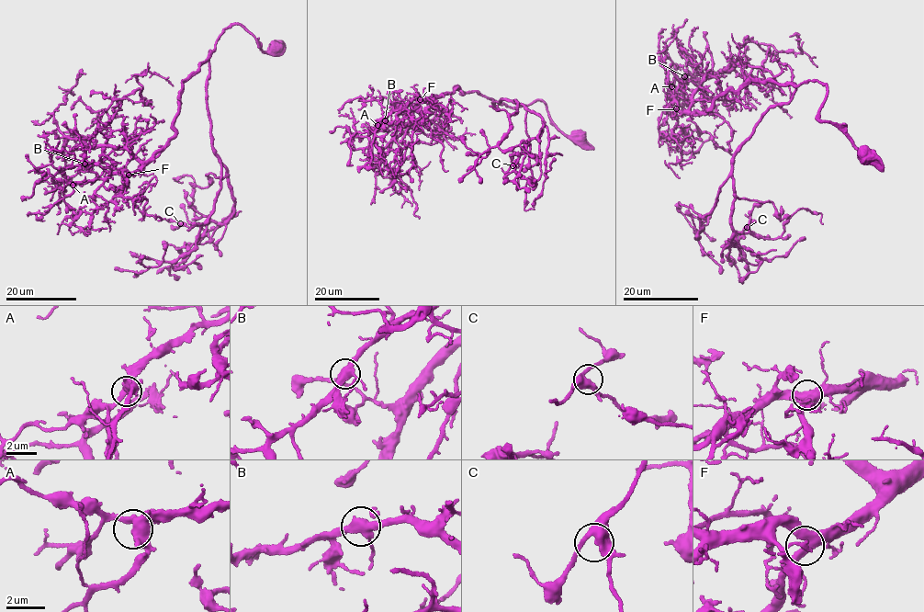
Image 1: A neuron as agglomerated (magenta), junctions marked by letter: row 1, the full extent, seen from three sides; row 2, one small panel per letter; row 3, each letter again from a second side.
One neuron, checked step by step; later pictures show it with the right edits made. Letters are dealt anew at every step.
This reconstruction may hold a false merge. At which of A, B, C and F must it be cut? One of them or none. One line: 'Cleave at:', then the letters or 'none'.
Cleave at: none

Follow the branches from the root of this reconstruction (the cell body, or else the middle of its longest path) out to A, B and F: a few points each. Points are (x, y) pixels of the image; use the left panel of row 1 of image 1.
A: (276, 51), (263, 50), (240, 25), (230, 25), (183, 83), (174, 134), (164, 147), (133, 172), (73, 185)
B: (276, 51), (263, 50), (240, 25), (230, 25), (183, 83), (174, 134), (164, 147), (133, 172), (84, 164)
F: (276, 51), (263, 50), (240, 25), (224, 28), (206, 59), (183, 83), (174, 135), (129, 175)

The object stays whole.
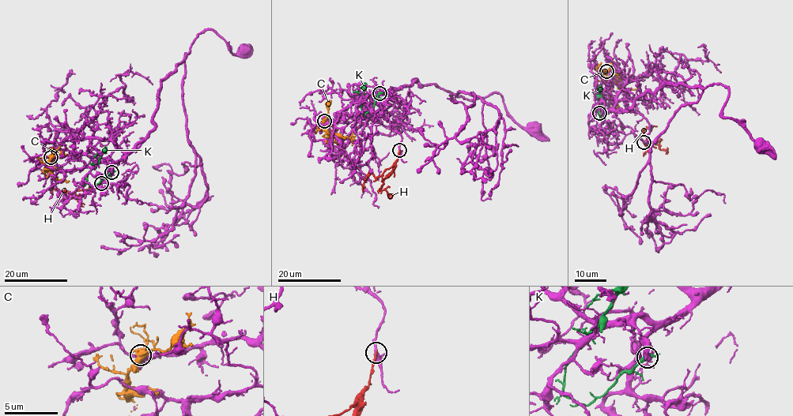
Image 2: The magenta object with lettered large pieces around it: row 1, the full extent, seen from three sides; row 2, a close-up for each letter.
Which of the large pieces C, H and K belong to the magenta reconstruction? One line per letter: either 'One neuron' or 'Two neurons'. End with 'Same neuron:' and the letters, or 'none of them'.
C: Two neurons
H: Two neurons
K: Two neurons
Same neuron: none of them

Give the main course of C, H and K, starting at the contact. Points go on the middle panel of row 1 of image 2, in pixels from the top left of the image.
C: (325, 121), (322, 125), (329, 133), (348, 136), (352, 145)
H: (399, 150), (392, 166), (375, 178), (372, 174), (368, 176), (363, 192)
K: (379, 93), (371, 110), (363, 113), (360, 107), (364, 88), (360, 88), (357, 92)

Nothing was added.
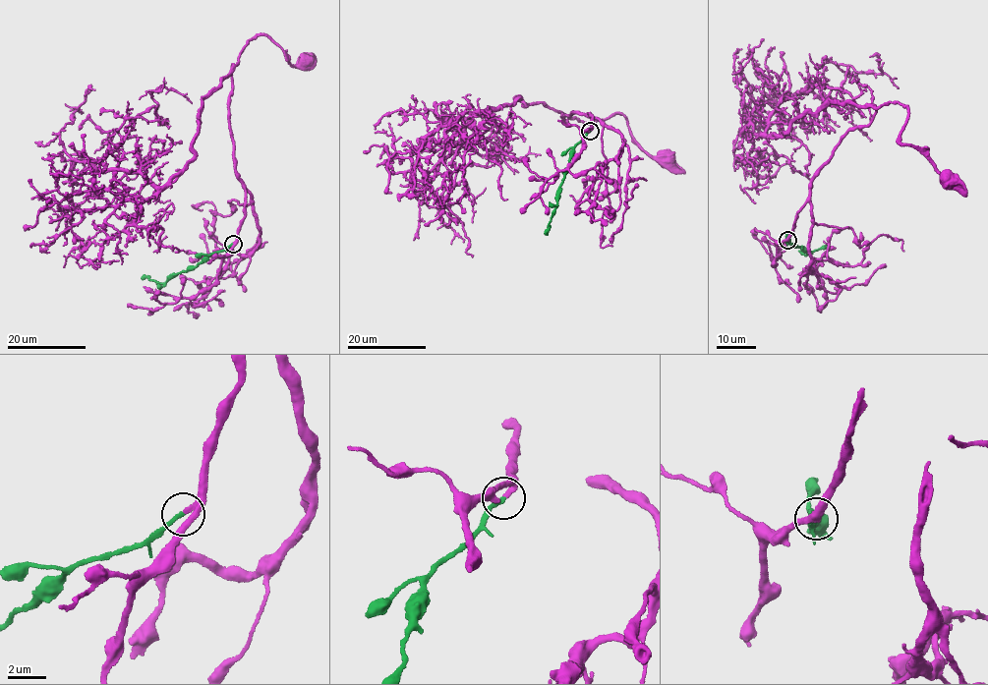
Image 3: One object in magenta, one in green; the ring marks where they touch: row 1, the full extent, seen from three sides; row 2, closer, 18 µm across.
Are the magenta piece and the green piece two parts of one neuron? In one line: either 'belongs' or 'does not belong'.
belongs

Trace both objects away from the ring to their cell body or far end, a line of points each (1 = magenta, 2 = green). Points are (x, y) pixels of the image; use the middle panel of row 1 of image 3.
1: (589, 131), (589, 112), (560, 117), (568, 124), (563, 115), (590, 123), (622, 114), (645, 150), (667, 158)
2: (590, 131), (574, 148), (549, 228), (544, 234)

